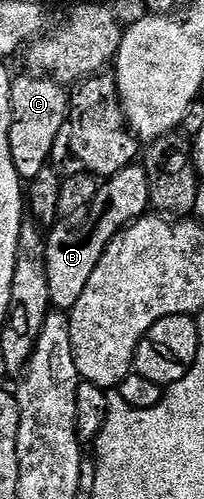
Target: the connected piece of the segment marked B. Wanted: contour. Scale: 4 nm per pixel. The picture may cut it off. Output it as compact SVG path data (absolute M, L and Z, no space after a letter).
M134 165L123 169L118 175L108 176L98 186L95 193L95 201L90 205L87 214L84 216L85 224L76 231L68 227L68 222L58 221L53 224L47 235L45 252L47 253L47 277L49 278L49 298L54 308L68 313L75 305L79 305L79 297L83 297L83 289L87 289L87 281L91 281L91 273L99 265L99 261L105 256L107 245L116 237L118 231L128 227L135 220L142 218L150 210L149 205L149 182L144 166Z

